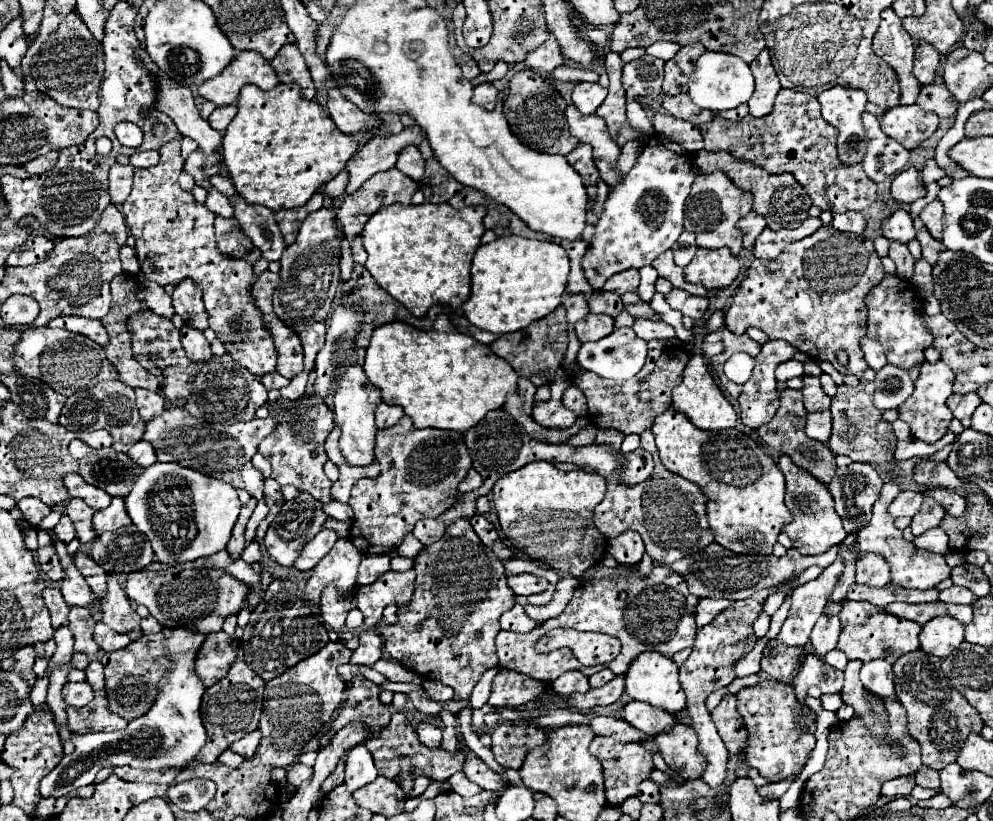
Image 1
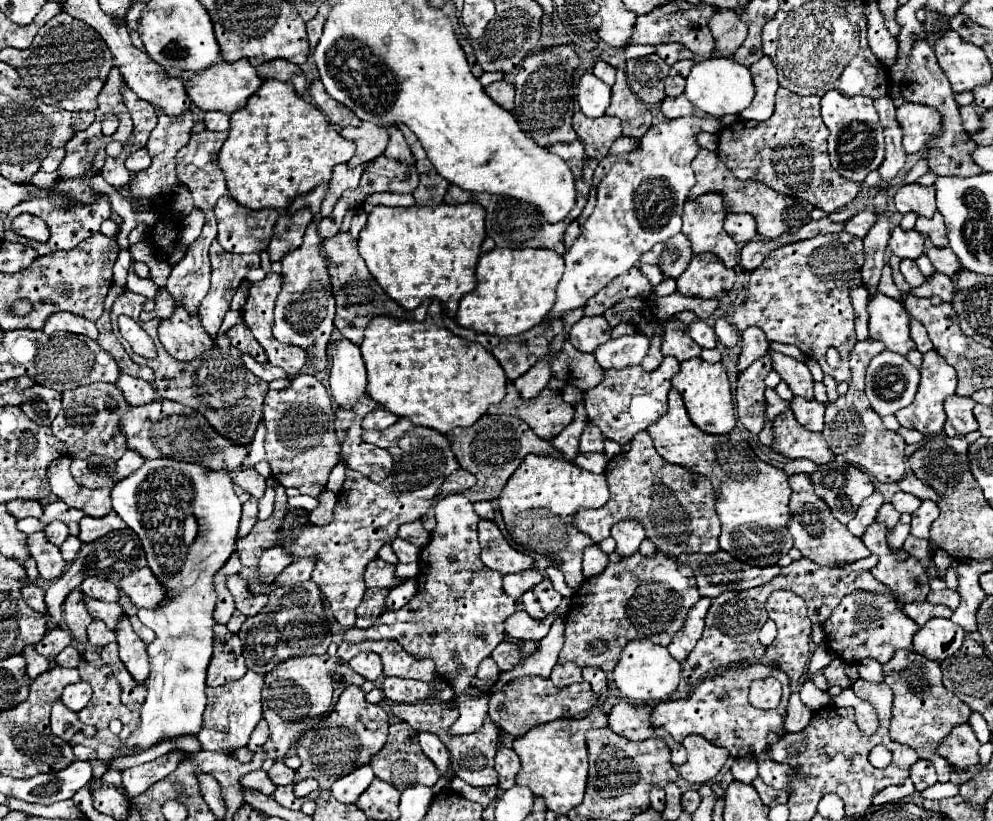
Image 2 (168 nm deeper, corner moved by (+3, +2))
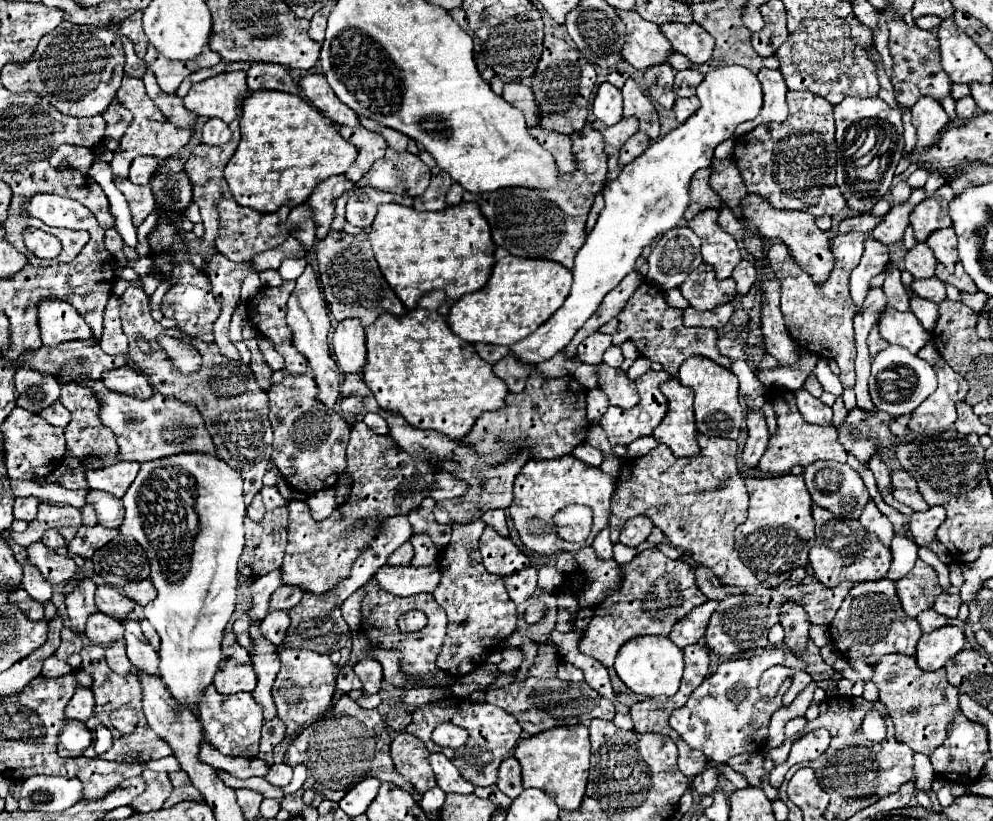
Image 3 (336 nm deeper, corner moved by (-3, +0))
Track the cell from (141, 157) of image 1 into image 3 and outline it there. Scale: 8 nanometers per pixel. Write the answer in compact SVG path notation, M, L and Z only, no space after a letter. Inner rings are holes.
M135 157L133 159L133 165L131 165L131 173L129 173L129 181L137 183L137 185L147 185L155 173L159 165L159 159L155 157Z

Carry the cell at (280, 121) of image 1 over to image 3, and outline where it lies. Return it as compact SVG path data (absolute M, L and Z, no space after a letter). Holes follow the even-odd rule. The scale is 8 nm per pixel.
M265 89L253 91L243 101L241 141L223 175L239 205L259 213L273 213L281 205L297 207L305 203L321 181L345 173L357 153L339 135L335 123L299 95Z

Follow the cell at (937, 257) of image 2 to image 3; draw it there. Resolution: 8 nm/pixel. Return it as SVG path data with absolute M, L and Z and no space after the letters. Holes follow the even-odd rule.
M937 263L937 273L935 273L935 275L937 275L941 281L951 283L951 285L957 287L959 291L967 291L967 293L975 293L975 291L977 291L977 287L973 285L971 277L965 273L965 269L963 269L961 263L955 265L955 271L953 271L953 273L949 273L949 271L945 269L945 265L939 265L939 263Z

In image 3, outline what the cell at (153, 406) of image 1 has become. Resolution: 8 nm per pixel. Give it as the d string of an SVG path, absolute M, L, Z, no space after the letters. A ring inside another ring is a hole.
M129 367L107 371L103 373L101 379L105 385L109 385L109 389L117 393L129 393L131 397L151 397L153 395L153 387L149 385L147 377L139 375L137 371Z

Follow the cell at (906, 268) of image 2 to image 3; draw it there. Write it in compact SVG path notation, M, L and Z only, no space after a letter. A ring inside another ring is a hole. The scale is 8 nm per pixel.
M929 277L929 281L913 281L913 283L911 283L911 289L913 289L919 297L931 299L931 301L935 301L935 303L939 303L939 301L945 299L943 281L939 281L937 277Z

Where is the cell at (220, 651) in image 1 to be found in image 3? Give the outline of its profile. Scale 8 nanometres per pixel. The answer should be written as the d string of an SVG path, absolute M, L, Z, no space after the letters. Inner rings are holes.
M233 631L225 633L221 647L223 647L223 659L213 679L215 689L225 695L239 693L239 691L253 691L257 677L251 665L251 657L247 649L243 649L237 643L237 637Z

